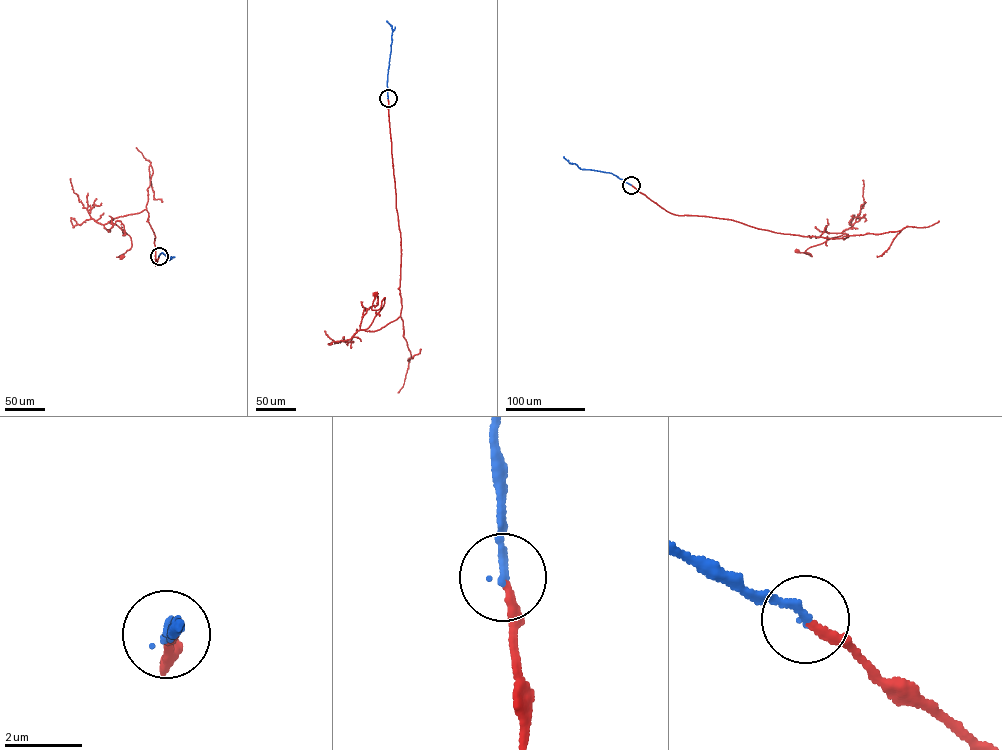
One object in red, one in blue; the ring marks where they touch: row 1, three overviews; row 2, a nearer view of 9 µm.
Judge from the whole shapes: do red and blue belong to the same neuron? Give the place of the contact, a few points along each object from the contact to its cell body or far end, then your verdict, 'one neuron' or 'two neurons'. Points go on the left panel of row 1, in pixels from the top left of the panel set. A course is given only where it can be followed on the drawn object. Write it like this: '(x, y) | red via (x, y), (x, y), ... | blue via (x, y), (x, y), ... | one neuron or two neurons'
(159, 256) | red via (159, 256), (155, 265), (155, 237), (146, 209), (108, 221), (131, 238), (130, 249), (116, 257), (122, 256) | blue via (159, 256), (162, 252), (169, 260), (172, 257), (166, 258) | one neuron

